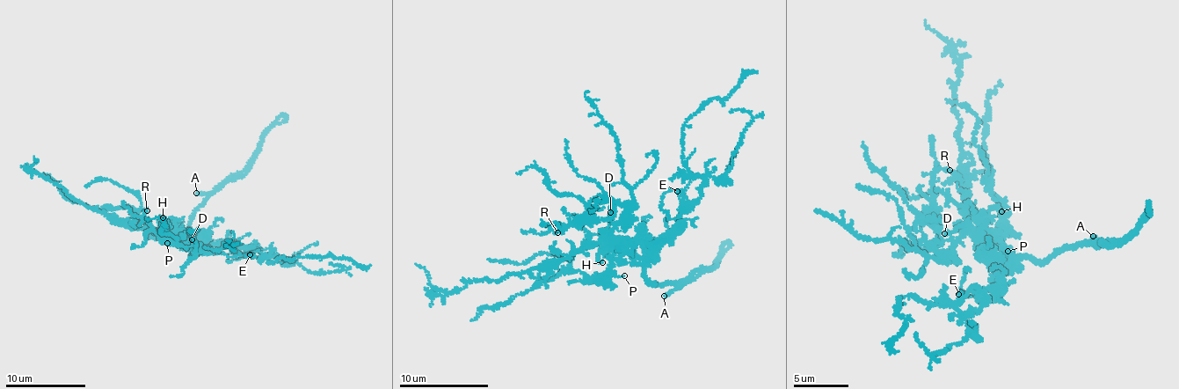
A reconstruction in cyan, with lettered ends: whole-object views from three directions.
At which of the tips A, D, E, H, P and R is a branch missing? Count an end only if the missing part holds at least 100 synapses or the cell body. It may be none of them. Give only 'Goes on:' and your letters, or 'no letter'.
Goes on: A

